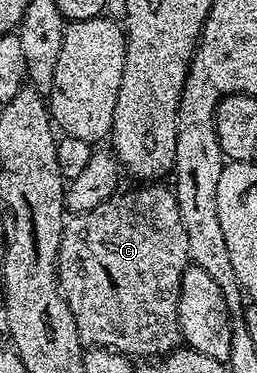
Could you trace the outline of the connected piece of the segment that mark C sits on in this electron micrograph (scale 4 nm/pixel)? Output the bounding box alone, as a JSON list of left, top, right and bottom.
[58,185,190,357]

